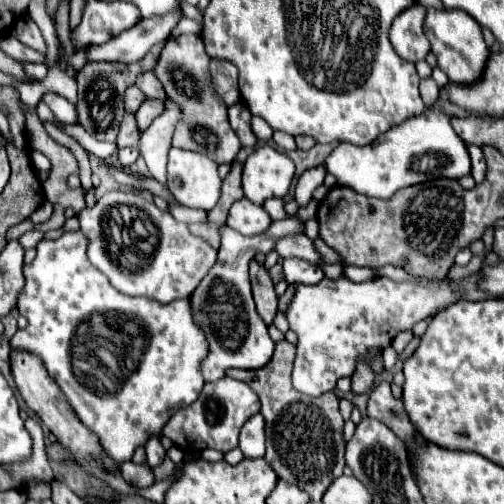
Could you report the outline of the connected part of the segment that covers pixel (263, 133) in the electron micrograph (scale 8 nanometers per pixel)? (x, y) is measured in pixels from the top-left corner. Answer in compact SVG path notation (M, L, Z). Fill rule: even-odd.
M252 116L252 130L258 136L258 140L262 140L262 142L268 142L272 138L272 132L274 132L268 126L268 122L264 122L264 118L260 118L260 116Z

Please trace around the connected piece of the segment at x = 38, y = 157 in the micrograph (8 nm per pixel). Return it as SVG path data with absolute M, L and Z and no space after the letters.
M30 150L30 159L32 160L32 165L38 171L50 172L51 162L42 153L40 153L36 150Z

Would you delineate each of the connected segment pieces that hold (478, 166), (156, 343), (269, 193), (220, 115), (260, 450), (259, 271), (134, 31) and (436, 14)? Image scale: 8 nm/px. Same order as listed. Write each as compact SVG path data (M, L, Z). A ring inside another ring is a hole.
M468 146L470 158L472 158L472 178L476 180L476 184L482 184L486 178L486 162L482 156L480 146Z
M80 230L64 232L56 240L44 238L36 248L36 260L24 266L26 286L18 302L18 310L28 318L28 326L18 330L10 344L44 362L74 414L98 436L104 454L112 462L130 462L138 446L144 446L152 436L160 436L180 404L188 406L200 396L204 380L198 368L200 358L208 352L204 332L194 324L188 300L174 300L164 306L150 298L120 294L88 260L88 238ZM110 312L126 314L140 322L144 348L134 352L132 366L130 362L122 364L126 360L122 354L118 358L120 364L108 366L88 356L88 352L84 354L78 344L76 350L72 346L72 338L82 322L94 314L106 316Z
M264 144L256 148L242 170L242 188L248 200L262 204L266 198L282 198L292 182L294 162L284 152Z
M182 34L182 36L166 42L154 72L160 78L160 82L164 84L168 98L172 98L174 102L180 102L184 106L184 114L180 120L180 126L176 126L172 146L200 152L200 154L212 158L216 164L230 164L240 150L240 140L228 124L226 104L212 90L208 62L210 62L210 58L204 50L202 38L194 36L194 34Z
M254 414L242 426L240 432L240 450L244 458L262 458L264 456L264 418Z
M256 260L250 262L250 282L258 314L266 324L272 324L272 318L278 310L278 298L274 294L274 284L270 280L270 274Z
M180 12L166 14L160 18L144 18L136 26L120 32L104 44L92 44L86 48L86 60L112 60L112 62L138 62L142 60L152 46L166 42L170 30L180 20Z
M426 8L424 34L430 42L430 48L438 60L438 66L448 74L450 82L468 84L482 74L482 68L488 60L490 48L482 38L482 28L474 18L468 18L464 10L446 10L446 8Z

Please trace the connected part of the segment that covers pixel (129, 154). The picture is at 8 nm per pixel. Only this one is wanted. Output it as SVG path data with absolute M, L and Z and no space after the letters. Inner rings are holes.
M120 148L120 150L118 150L118 162L120 162L124 168L132 166L138 156L140 156L140 152L138 152L136 148Z

